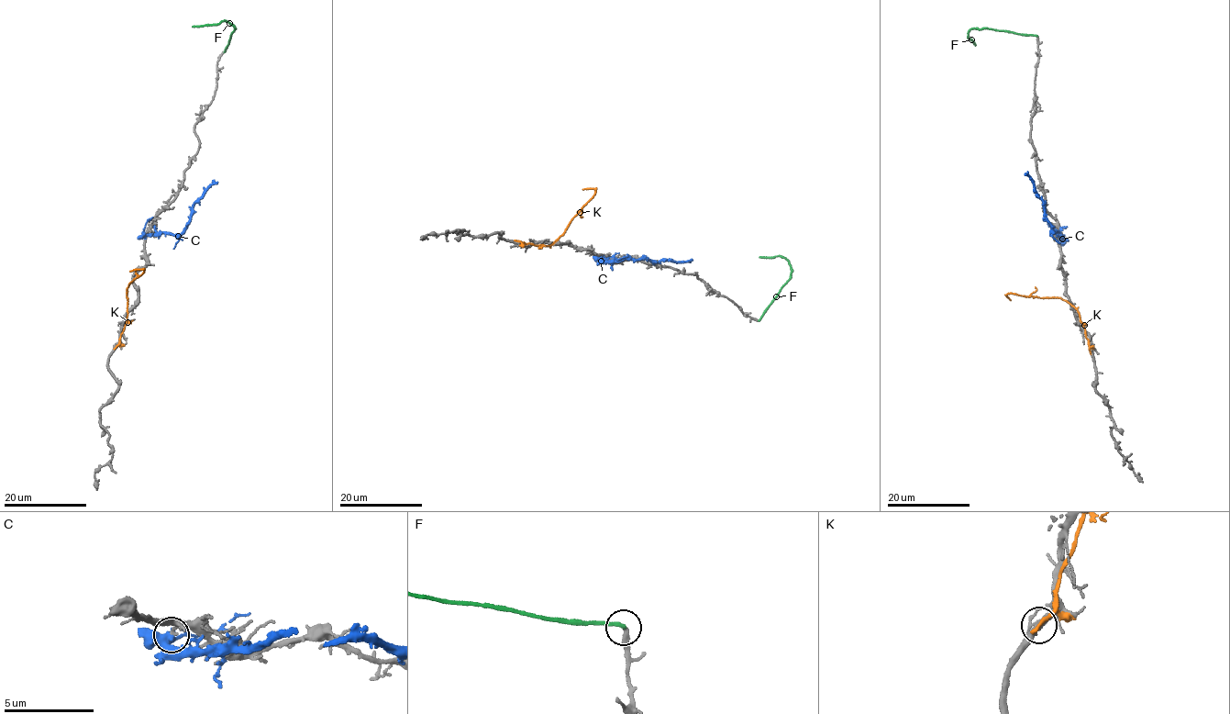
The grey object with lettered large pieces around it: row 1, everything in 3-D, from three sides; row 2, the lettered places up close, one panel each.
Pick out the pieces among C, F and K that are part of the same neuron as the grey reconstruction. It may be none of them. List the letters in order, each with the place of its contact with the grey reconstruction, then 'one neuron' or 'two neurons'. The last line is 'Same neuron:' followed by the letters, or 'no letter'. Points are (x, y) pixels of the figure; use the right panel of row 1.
C: contact (1060, 239); two neurons
F: contact (1036, 36); two neurons
K: contact (1091, 351); two neurons
Same neuron: no letter

